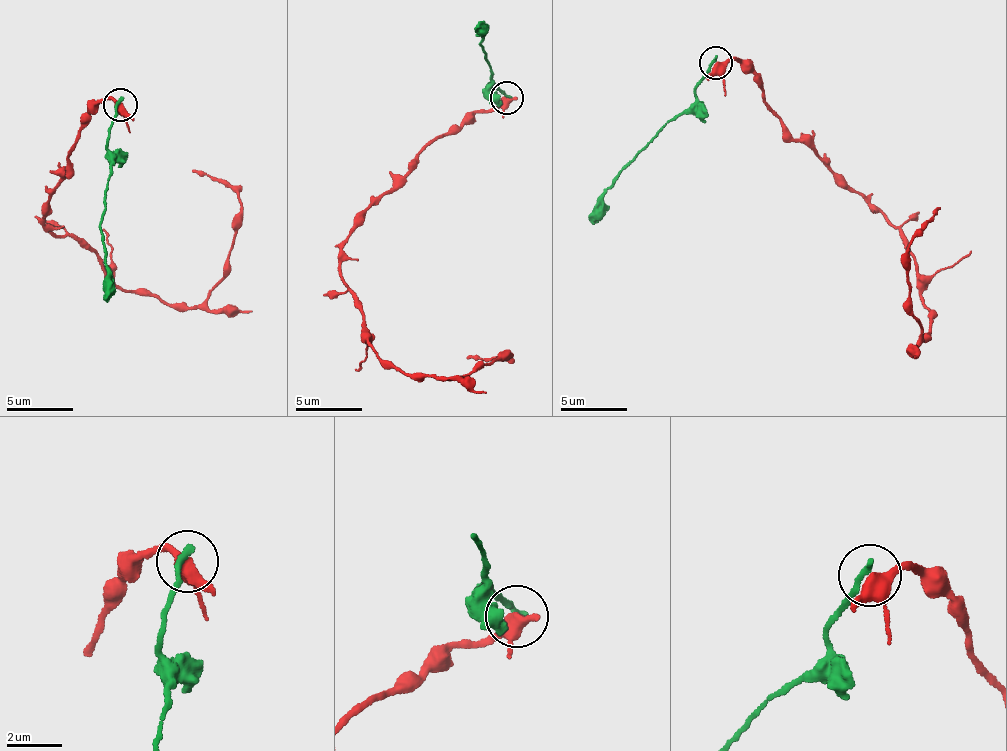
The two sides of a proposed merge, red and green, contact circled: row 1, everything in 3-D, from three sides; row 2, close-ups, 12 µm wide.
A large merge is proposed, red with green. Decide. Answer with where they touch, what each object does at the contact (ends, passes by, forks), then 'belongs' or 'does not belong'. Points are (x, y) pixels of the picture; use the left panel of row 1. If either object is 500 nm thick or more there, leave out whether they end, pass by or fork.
place (120, 104); red forks; green ends; does not belong

